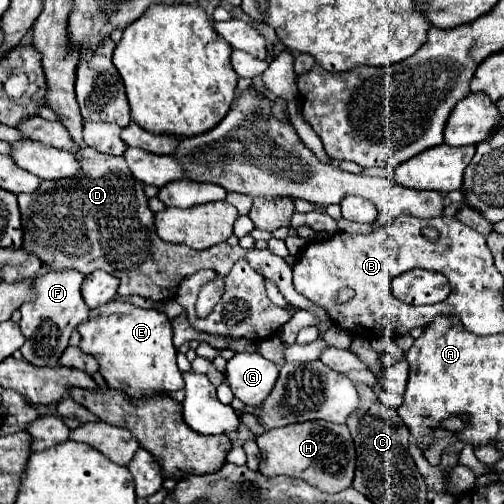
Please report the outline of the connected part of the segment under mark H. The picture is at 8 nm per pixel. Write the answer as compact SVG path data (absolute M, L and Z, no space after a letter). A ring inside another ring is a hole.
M329 421L293 423L277 429L267 429L255 441L261 451L259 471L267 477L297 477L329 493L351 487L355 473L355 447L347 425L333 425Z

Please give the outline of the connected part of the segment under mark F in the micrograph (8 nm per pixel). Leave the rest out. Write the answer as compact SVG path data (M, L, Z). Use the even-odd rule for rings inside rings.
M65 269L65 271L49 271L33 279L35 301L27 301L21 305L21 331L25 335L25 345L21 347L23 357L33 365L49 365L55 367L61 353L67 347L71 331L77 329L81 321L89 317L89 307L83 301L81 285L85 281L85 273Z

